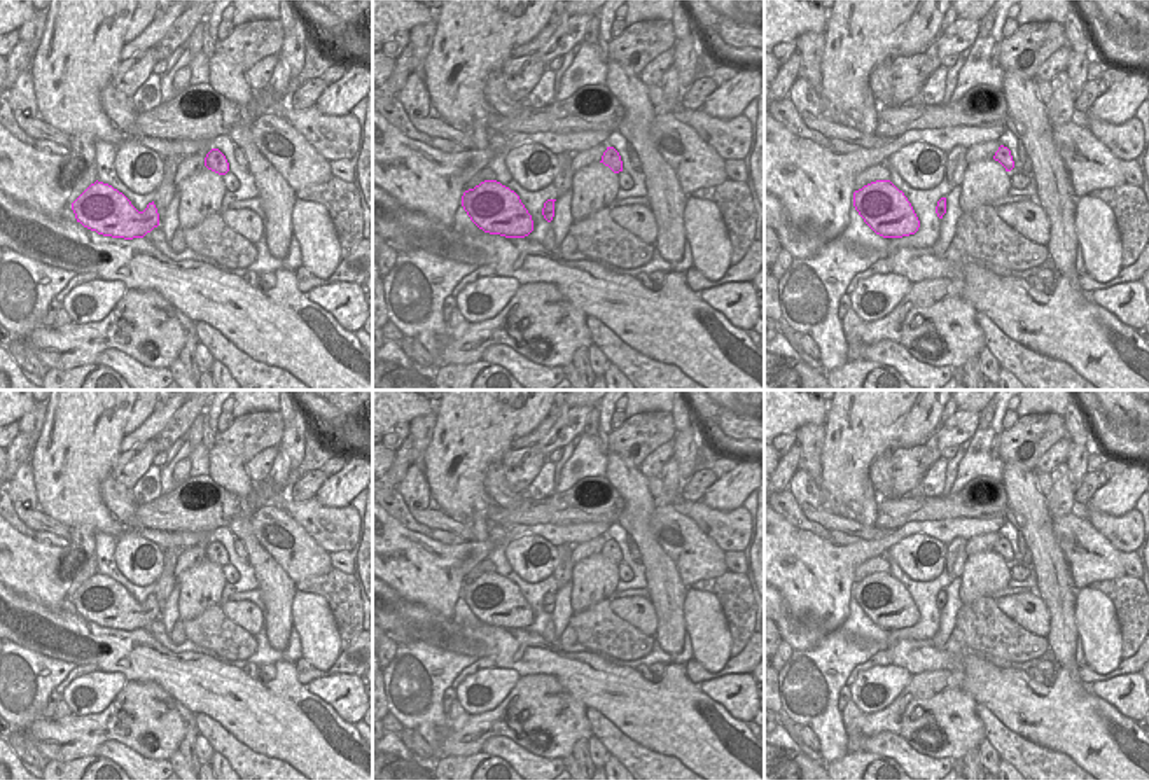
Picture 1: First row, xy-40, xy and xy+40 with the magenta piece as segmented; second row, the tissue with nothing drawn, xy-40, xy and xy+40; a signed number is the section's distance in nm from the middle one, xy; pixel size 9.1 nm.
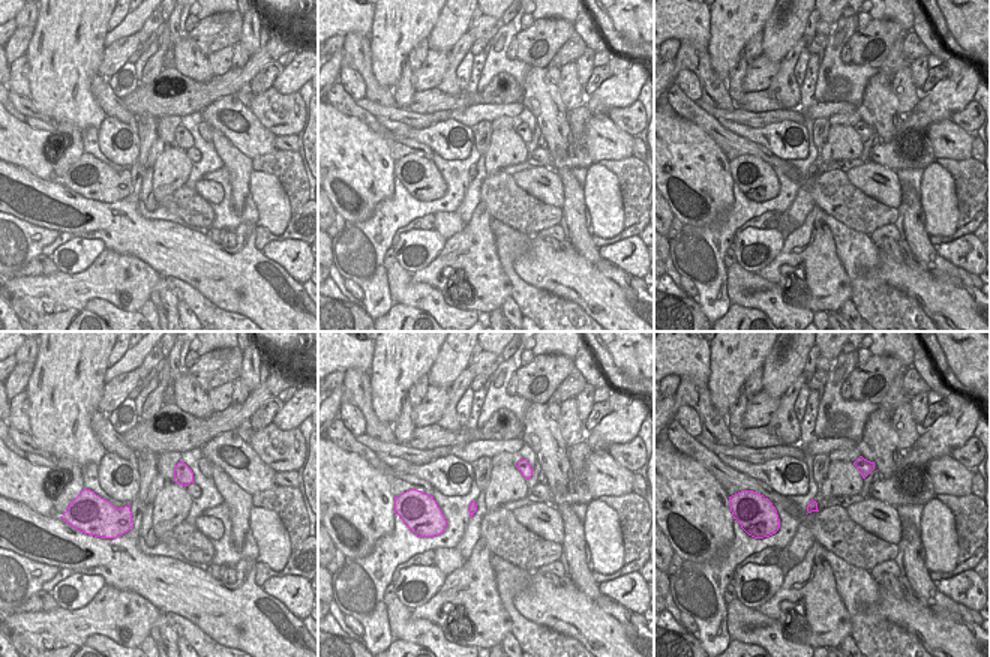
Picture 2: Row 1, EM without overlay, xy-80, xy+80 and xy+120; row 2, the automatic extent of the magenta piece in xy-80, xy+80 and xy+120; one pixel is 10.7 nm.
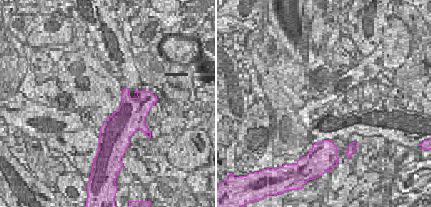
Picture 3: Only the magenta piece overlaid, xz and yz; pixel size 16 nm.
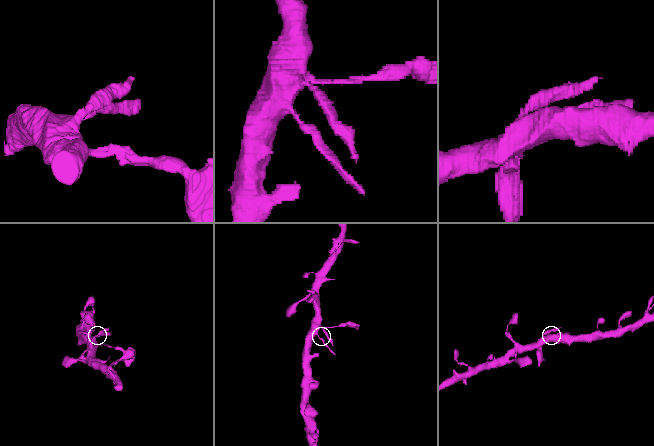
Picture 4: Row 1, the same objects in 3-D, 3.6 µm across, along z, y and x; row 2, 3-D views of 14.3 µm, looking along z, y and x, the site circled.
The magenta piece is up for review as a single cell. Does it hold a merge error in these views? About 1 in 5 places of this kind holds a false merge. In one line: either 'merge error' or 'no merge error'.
no merge error

